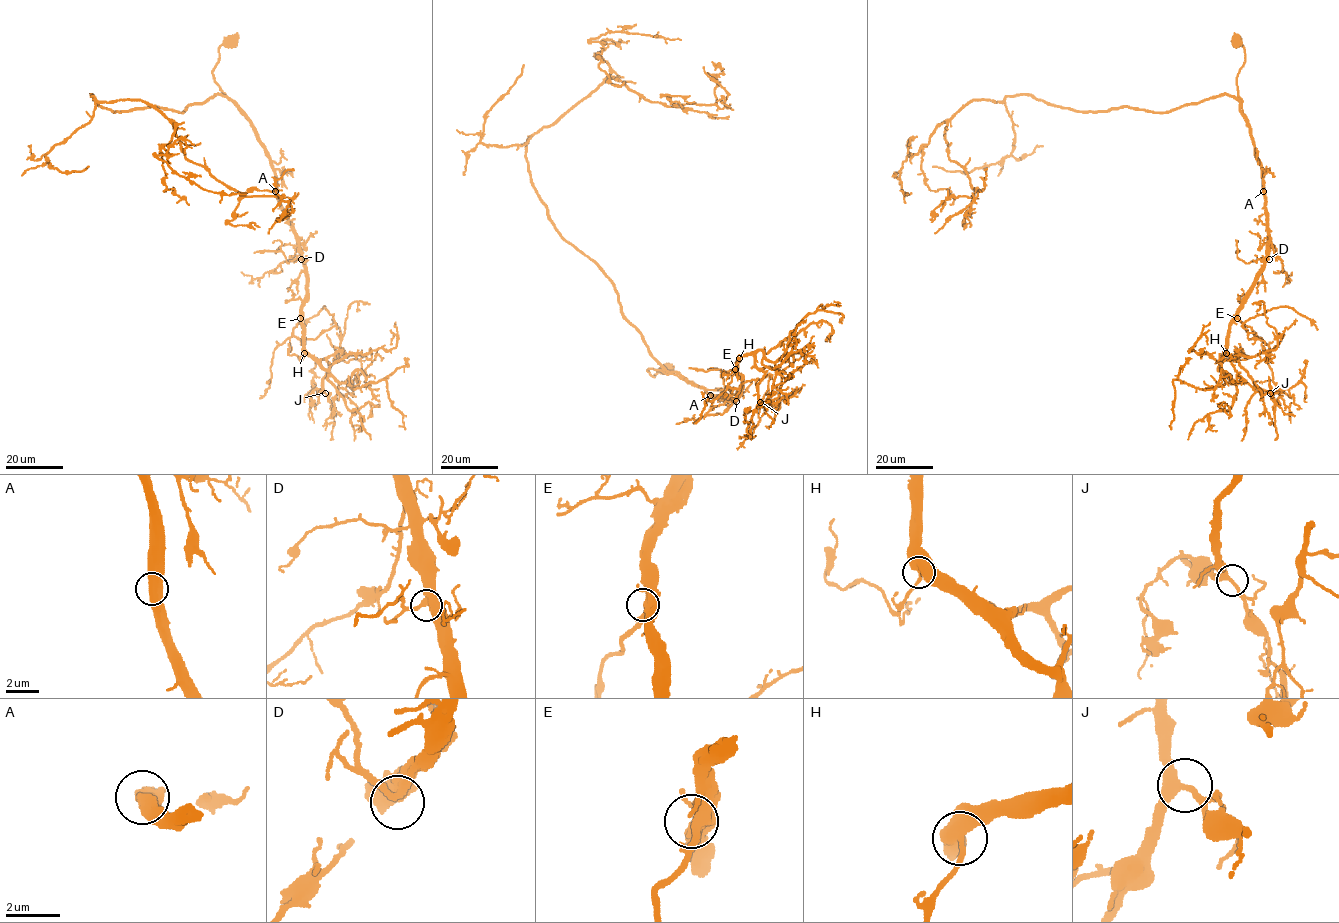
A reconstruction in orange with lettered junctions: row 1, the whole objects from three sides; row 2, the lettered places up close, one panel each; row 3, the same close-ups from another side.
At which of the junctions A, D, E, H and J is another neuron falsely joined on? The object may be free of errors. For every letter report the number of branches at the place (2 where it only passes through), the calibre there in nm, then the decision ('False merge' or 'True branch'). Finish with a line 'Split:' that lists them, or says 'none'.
A: Branches: 2. Thickness 600 nm. True branch
D: Branches: 2. Thickness 360 nm. True branch
E: Branches: 3. Thickness 400 nm. True branch
H: Branches: 2. Thickness 480 nm. True branch
J: Branches: 3. Thickness 320 nm. True branch
Split: none

